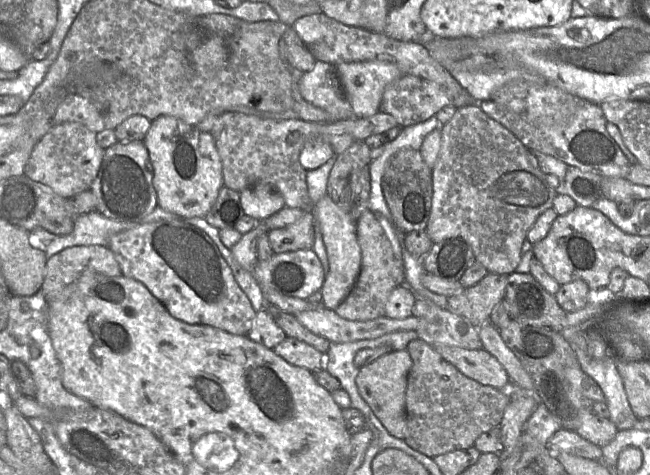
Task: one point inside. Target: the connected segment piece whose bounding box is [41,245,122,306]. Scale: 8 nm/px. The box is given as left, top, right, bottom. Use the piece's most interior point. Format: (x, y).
(62, 269)

